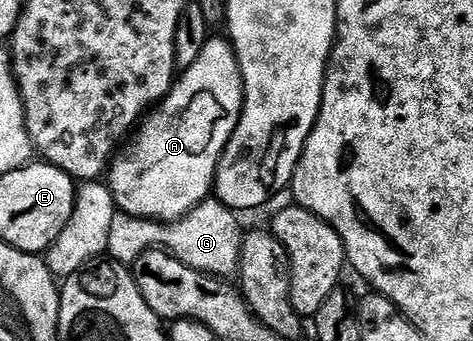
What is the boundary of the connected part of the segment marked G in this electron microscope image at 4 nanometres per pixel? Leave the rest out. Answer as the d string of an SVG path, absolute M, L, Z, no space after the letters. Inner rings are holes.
M217 199L200 202L191 213L185 213L177 221L163 223L153 219L129 217L124 212L115 212L112 227L108 231L106 253L122 265L133 266L135 259L145 249L161 247L167 253L179 257L185 265L223 279L230 279L239 272L244 229L238 226L239 214L226 208Z

